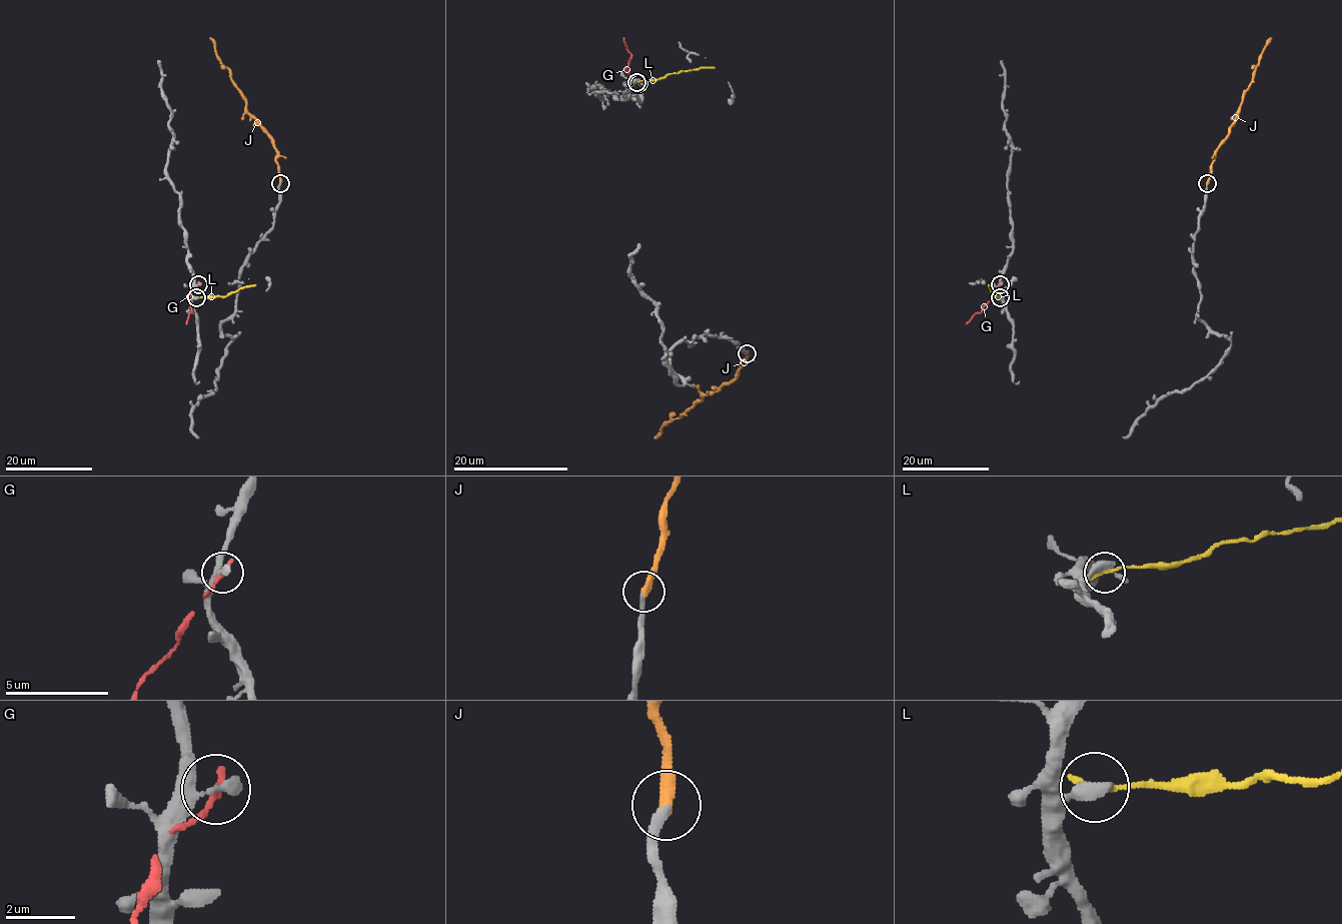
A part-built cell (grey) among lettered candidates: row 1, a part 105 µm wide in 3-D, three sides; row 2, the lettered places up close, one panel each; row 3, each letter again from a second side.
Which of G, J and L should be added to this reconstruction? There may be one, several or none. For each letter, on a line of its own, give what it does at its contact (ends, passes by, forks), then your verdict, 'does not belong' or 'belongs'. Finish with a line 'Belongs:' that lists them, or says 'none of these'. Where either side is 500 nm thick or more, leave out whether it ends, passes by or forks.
G: it ends there; does not belong
J: it ends there; belongs
L: it ends there; does not belong
Belongs: J

